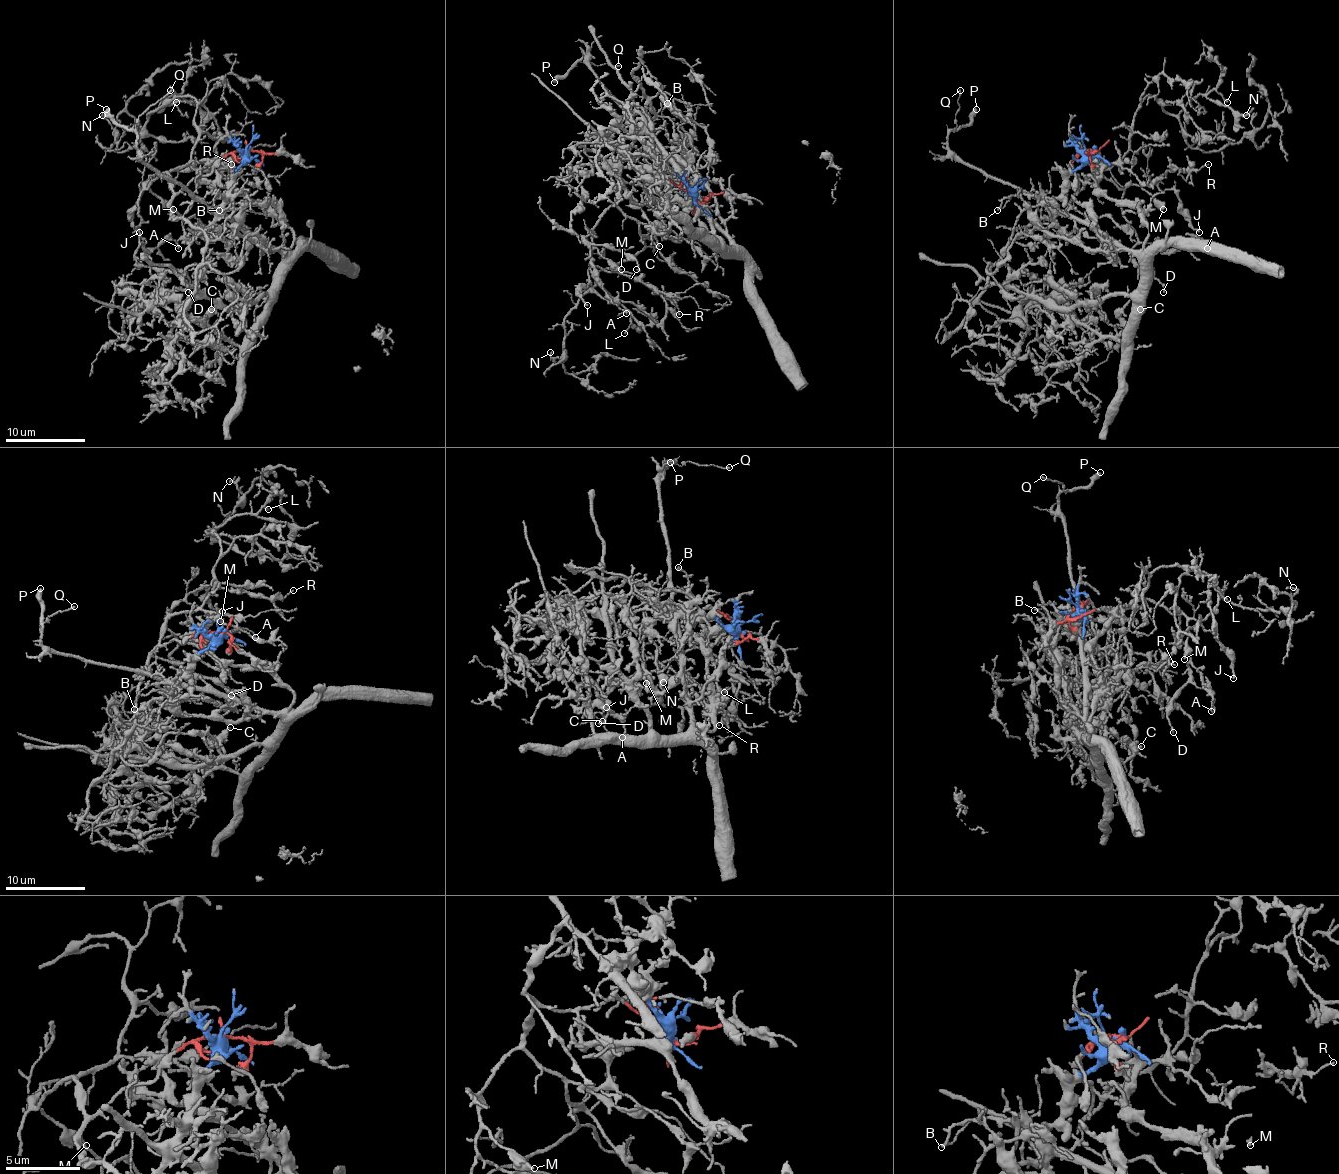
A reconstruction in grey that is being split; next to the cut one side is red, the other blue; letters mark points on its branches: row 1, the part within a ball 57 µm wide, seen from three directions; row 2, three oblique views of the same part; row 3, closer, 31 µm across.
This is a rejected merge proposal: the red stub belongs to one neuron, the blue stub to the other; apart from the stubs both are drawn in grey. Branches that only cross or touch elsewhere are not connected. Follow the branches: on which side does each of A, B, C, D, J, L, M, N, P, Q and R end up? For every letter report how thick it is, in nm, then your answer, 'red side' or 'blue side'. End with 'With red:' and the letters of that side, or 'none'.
A: 160 nm thick; red side
B: 150 nm thick; blue side
C: 180 nm thick; blue side
D: 170 nm thick; red side
J: 180 nm thick; red side
L: 140 nm thick; red side
M: 400 nm thick; red side
N: 110 nm thick; red side
P: 400 nm thick; blue side
Q: 160 nm thick; blue side
R: 100 nm thick; red side
With red: A, D, J, L, M, N, R

